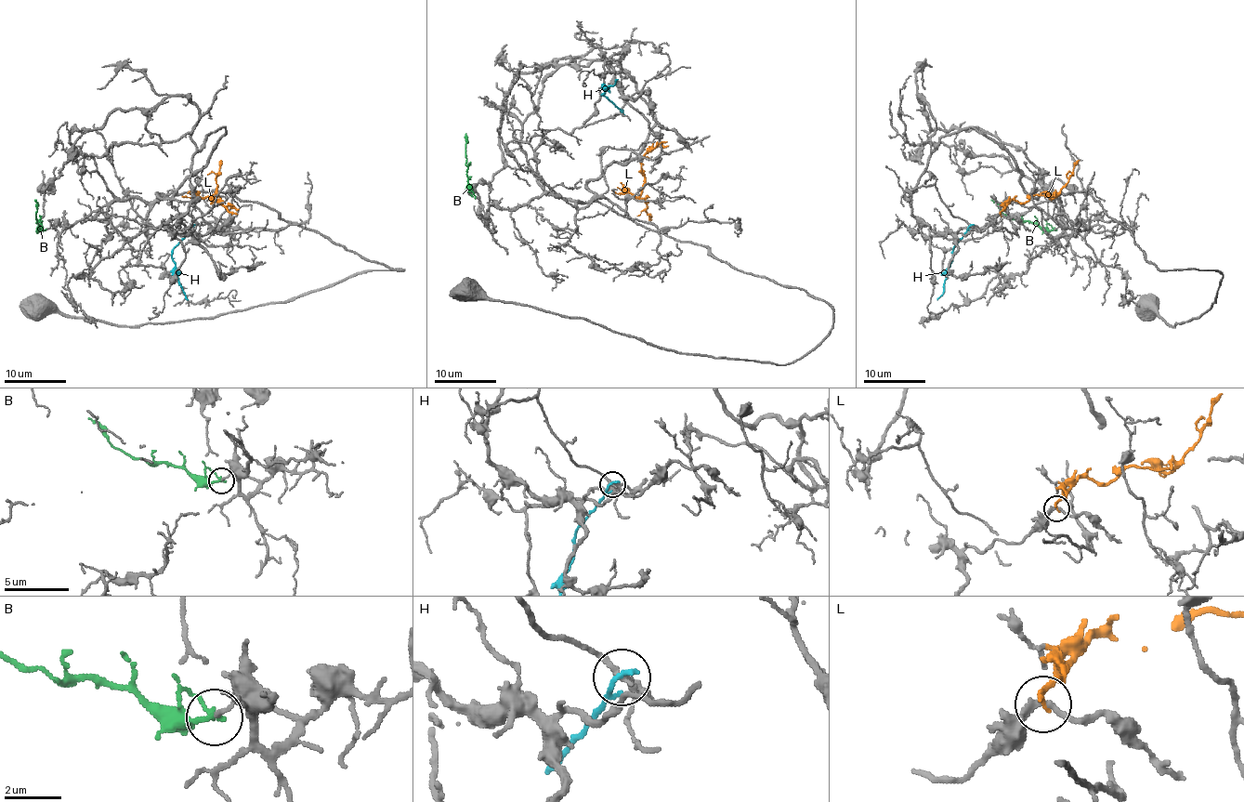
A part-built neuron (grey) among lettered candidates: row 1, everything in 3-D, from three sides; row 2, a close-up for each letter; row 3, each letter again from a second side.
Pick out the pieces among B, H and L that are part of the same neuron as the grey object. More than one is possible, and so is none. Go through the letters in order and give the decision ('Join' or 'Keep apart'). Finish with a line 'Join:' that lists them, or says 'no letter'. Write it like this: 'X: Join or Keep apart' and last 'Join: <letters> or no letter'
B: Join
H: Keep apart
L: Keep apart
Join: B

